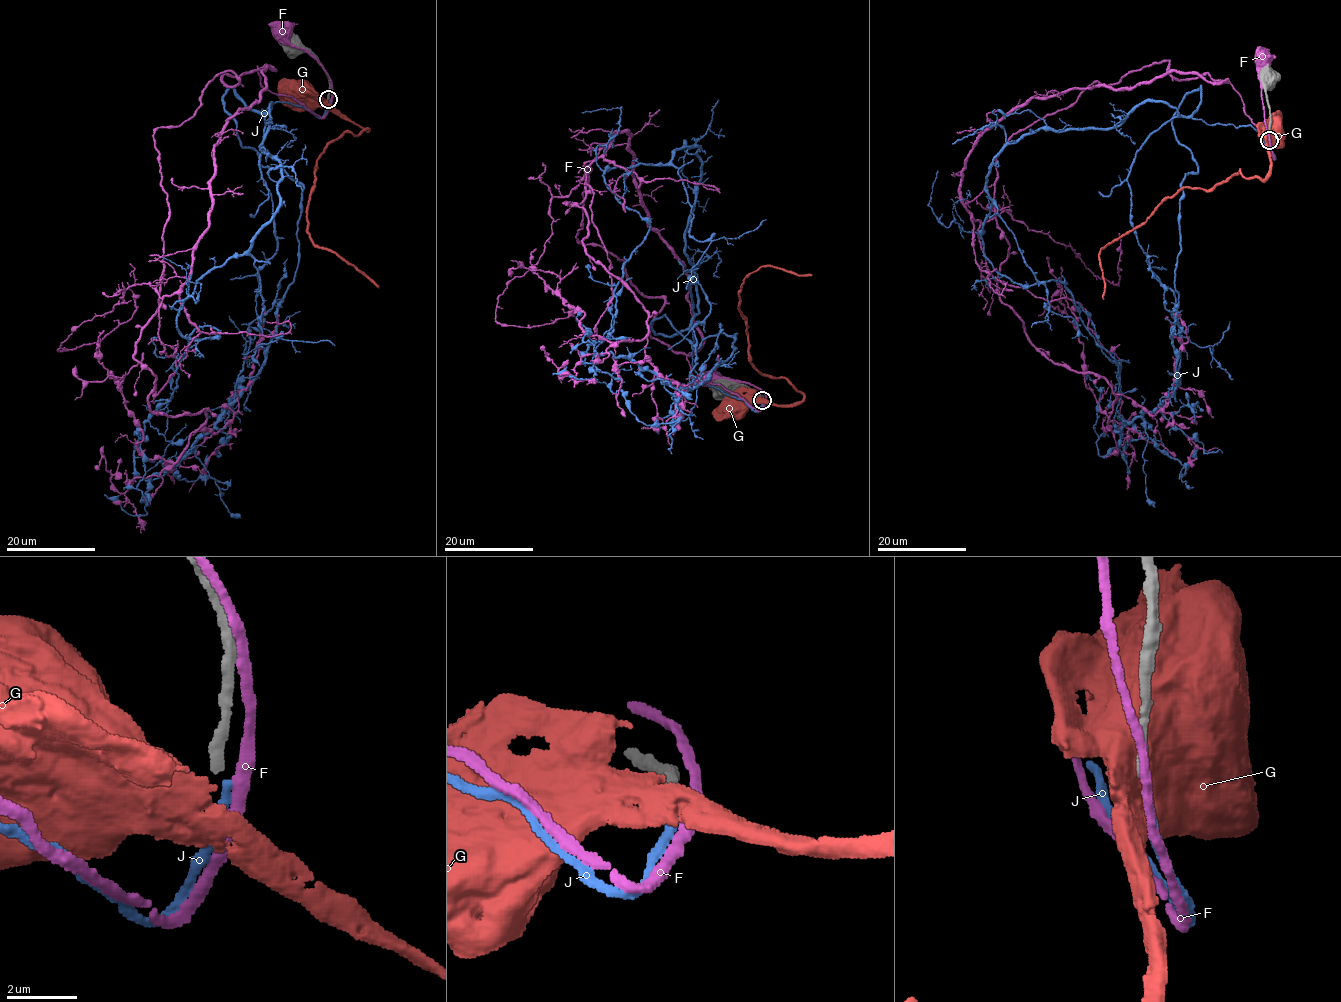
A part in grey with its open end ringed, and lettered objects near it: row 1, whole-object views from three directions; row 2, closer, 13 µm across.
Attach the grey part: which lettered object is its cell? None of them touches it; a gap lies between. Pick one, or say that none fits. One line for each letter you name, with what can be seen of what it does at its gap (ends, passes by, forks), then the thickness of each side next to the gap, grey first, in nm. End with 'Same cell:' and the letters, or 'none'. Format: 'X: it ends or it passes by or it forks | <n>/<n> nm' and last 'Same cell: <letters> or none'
Same cell: none

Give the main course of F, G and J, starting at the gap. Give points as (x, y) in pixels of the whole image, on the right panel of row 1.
F: (1269, 142), (1258, 72), (1262, 58)
G: (1267, 142), (1266, 127), (1270, 127)
J: (1269, 141), (1142, 101), (1004, 148), (983, 255), (1056, 280), (1100, 347), (1077, 302)

